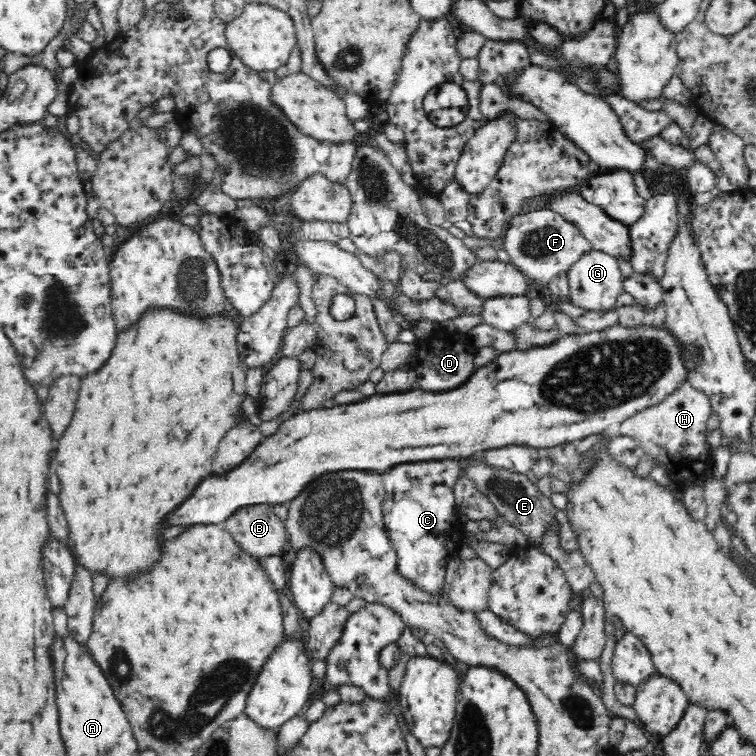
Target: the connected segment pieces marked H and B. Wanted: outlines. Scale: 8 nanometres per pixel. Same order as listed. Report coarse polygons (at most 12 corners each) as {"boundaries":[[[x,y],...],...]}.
{"boundaries":[[[686,381],[621,423],[675,486],[711,474],[708,397]],[[269,504],[240,507],[221,525],[258,558],[282,555],[285,521]]]}

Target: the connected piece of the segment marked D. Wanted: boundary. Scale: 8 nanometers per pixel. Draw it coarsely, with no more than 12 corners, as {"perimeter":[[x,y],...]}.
{"perimeter":[[437,326],[417,343],[417,387],[463,386],[476,372],[467,332]]}

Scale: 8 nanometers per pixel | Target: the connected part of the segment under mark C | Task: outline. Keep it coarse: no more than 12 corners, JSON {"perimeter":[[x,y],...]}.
{"perimeter":[[457,459],[383,473],[402,575],[443,594],[464,533]]}

